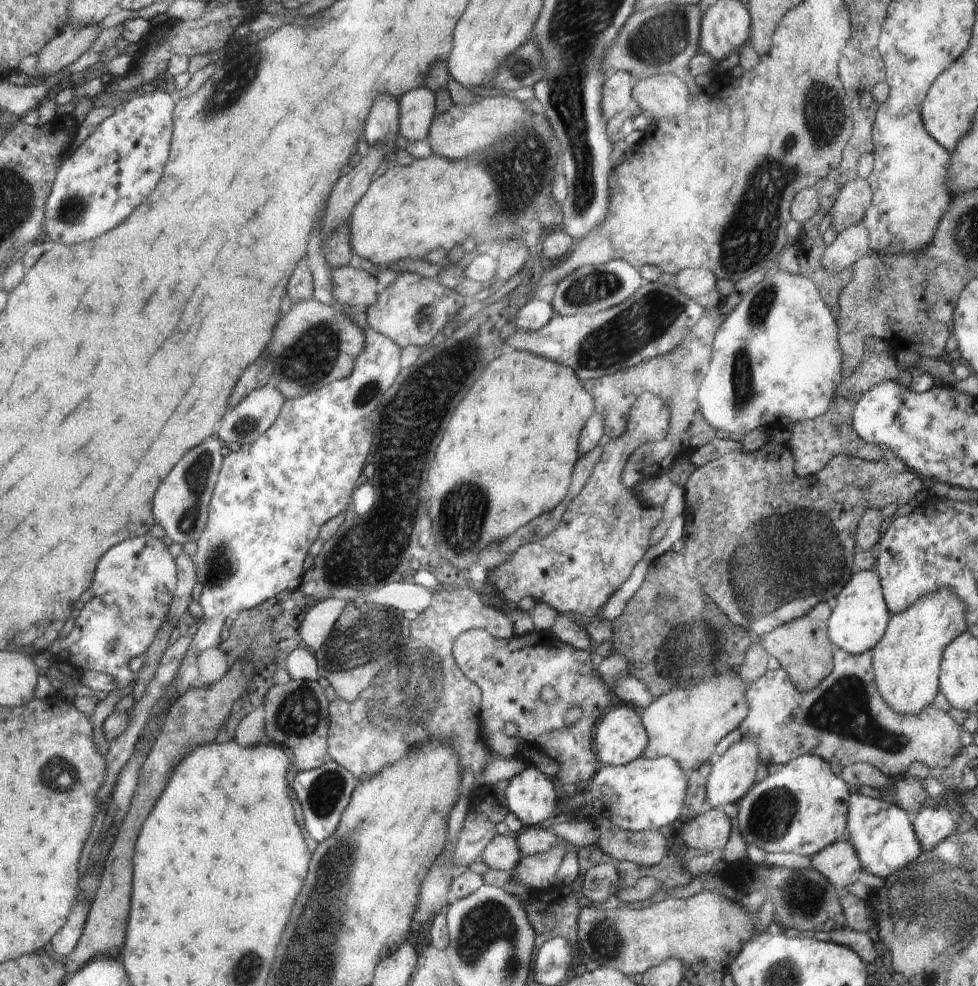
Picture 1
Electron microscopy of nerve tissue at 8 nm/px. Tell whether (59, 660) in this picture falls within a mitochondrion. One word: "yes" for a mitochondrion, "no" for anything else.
no

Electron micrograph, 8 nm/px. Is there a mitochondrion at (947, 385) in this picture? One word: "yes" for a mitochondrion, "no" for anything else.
no

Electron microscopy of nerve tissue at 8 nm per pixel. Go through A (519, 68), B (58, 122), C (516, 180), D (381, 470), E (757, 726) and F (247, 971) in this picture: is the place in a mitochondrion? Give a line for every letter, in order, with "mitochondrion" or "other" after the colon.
A: mitochondrion
B: other
C: mitochondrion
D: mitochondrion
E: other
F: mitochondrion

